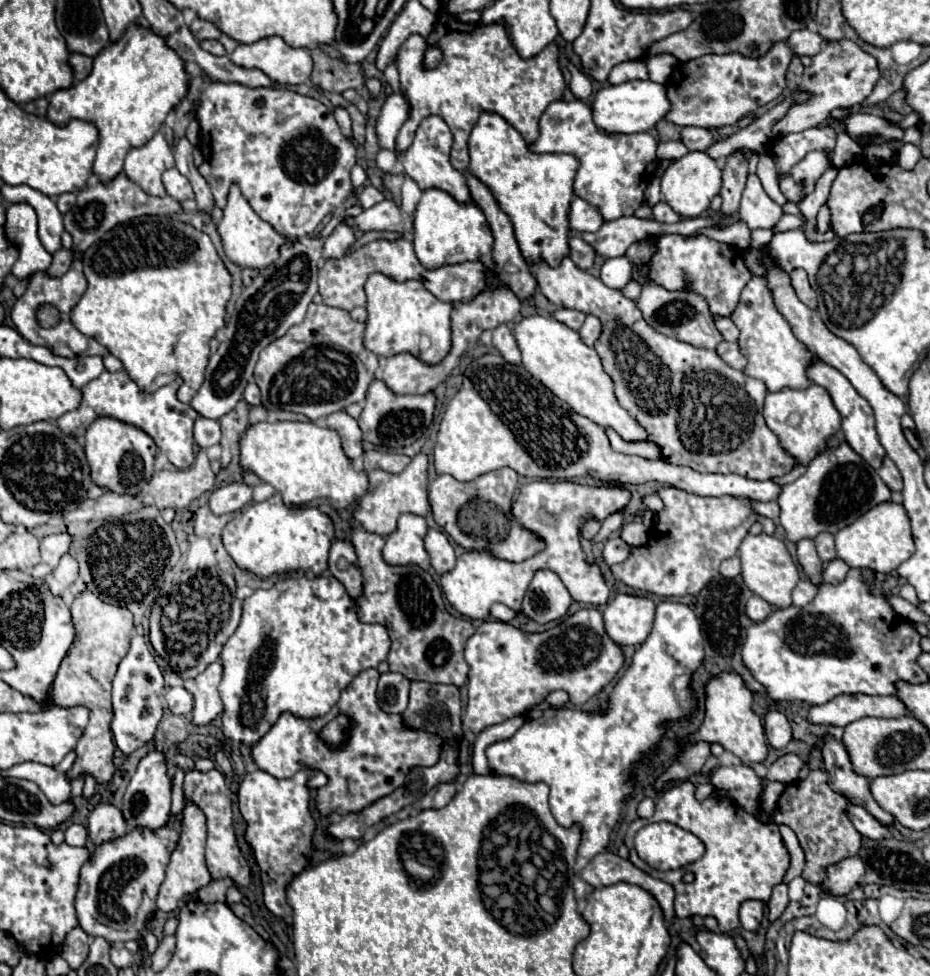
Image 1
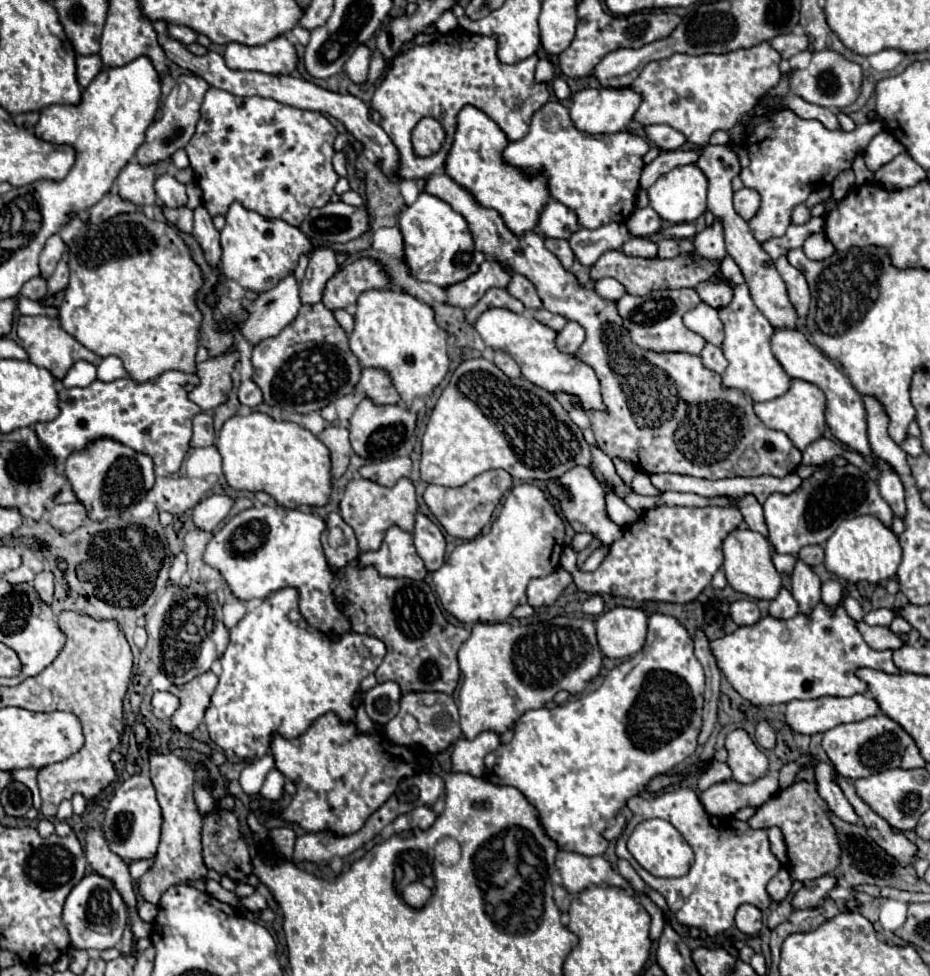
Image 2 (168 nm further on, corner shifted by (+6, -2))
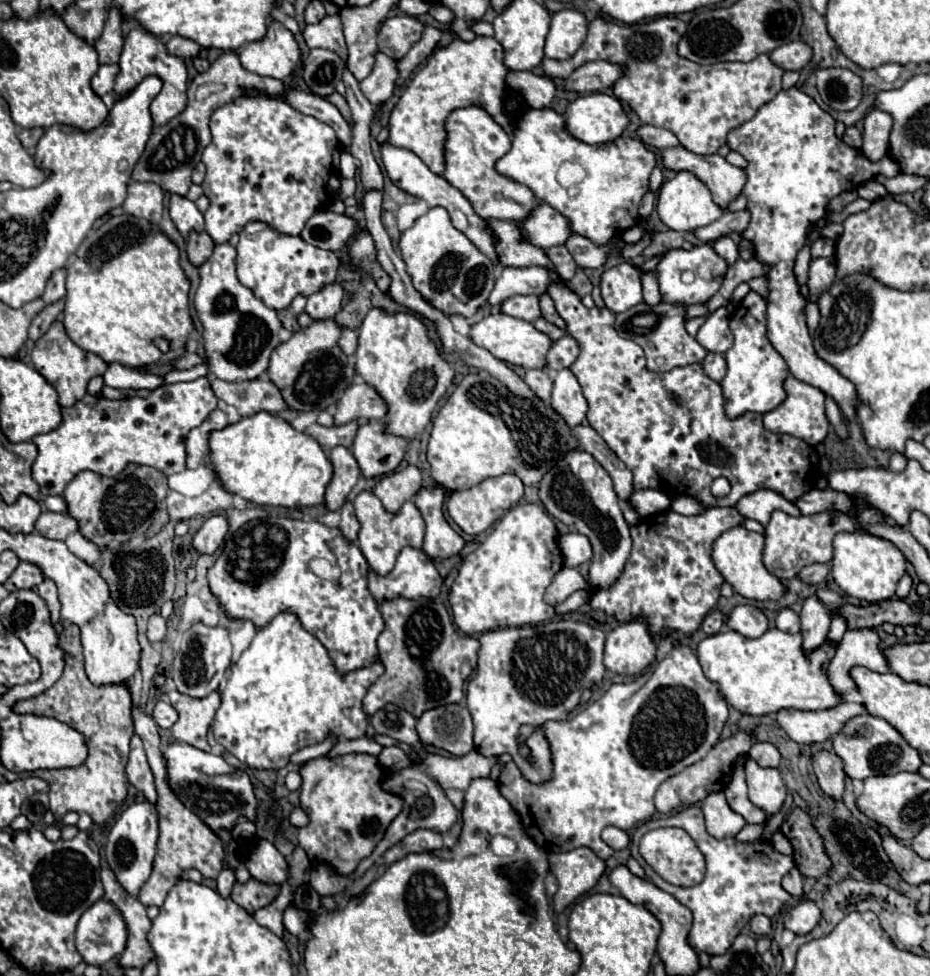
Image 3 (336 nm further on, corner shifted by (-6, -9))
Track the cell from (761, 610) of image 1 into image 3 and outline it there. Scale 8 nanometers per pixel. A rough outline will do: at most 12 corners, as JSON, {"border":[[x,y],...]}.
{"border":[[753,605],[731,611],[729,623],[743,637],[769,629],[765,613]]}

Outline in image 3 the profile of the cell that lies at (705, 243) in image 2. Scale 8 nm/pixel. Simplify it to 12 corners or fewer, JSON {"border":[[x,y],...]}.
{"border":[[703,243],[667,251],[657,271],[665,303],[703,303],[727,261]]}

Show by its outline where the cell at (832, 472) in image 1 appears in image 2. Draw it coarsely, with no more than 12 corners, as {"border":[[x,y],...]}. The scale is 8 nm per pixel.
{"border":[[829,466],[763,504],[779,554],[825,544],[837,524],[893,512],[867,468]]}

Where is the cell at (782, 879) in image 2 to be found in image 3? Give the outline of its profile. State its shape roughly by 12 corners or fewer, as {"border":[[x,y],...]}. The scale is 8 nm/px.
{"border":[[797,867],[783,877],[783,889],[793,895],[803,895],[803,877]]}

